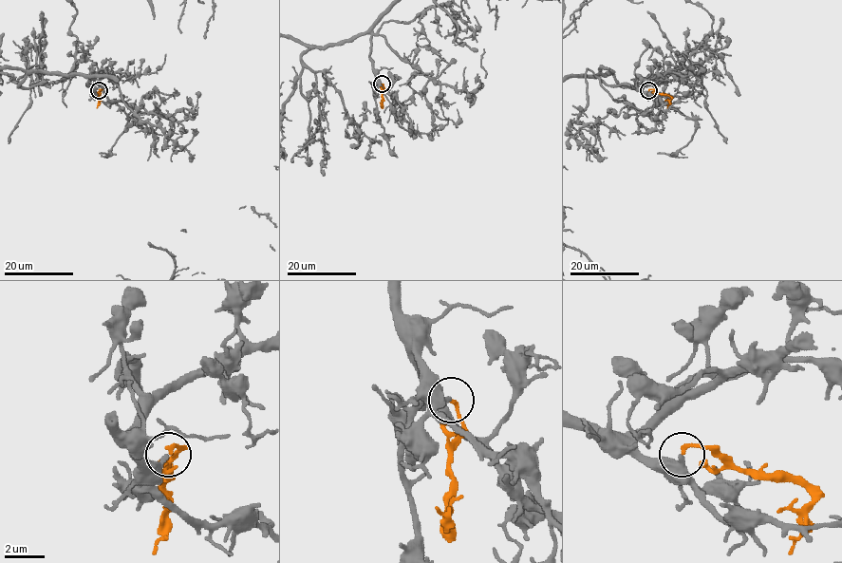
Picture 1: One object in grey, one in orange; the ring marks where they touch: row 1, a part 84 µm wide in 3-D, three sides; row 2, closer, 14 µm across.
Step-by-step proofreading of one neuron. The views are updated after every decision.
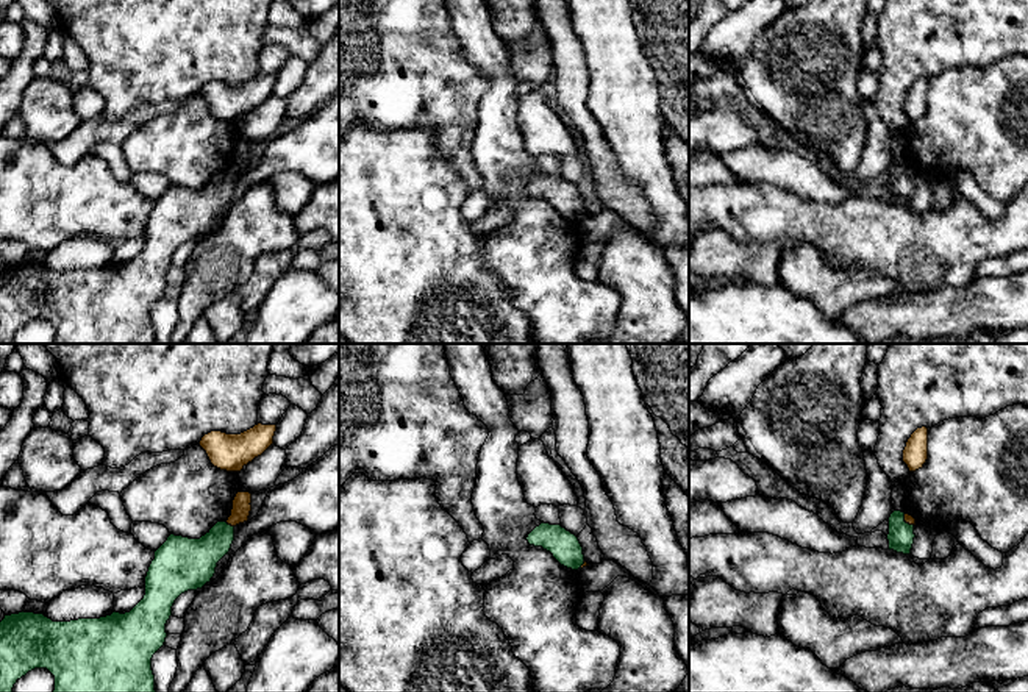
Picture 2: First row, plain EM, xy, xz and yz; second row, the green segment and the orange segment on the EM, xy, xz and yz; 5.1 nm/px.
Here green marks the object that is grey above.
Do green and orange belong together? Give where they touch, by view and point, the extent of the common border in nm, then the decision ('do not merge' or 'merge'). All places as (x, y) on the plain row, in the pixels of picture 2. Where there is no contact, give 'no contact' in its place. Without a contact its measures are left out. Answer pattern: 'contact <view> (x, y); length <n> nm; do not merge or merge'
contact xy (230, 175); length 50 nm; do not merge

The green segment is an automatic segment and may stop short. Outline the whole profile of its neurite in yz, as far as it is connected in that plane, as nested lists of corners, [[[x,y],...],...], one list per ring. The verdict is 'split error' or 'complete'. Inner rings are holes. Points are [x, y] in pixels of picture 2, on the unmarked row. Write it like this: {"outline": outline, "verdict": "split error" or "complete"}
{"outline": [[[894,161],[889,167],[889,200],[909,205],[914,194],[914,175],[905,172],[905,162]]], "verdict": "complete"}

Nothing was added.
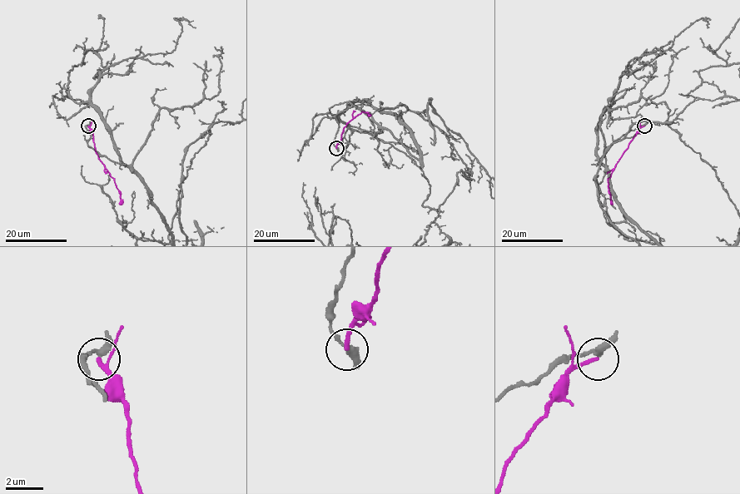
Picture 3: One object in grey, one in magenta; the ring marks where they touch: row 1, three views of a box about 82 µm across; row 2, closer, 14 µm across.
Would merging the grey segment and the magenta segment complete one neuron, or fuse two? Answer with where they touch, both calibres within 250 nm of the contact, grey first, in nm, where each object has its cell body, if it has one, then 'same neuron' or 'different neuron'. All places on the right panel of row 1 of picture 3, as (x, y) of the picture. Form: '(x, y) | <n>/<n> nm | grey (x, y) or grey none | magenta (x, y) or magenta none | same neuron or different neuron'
(644, 125) | 300/200 nm | grey none | magenta none | different neuron

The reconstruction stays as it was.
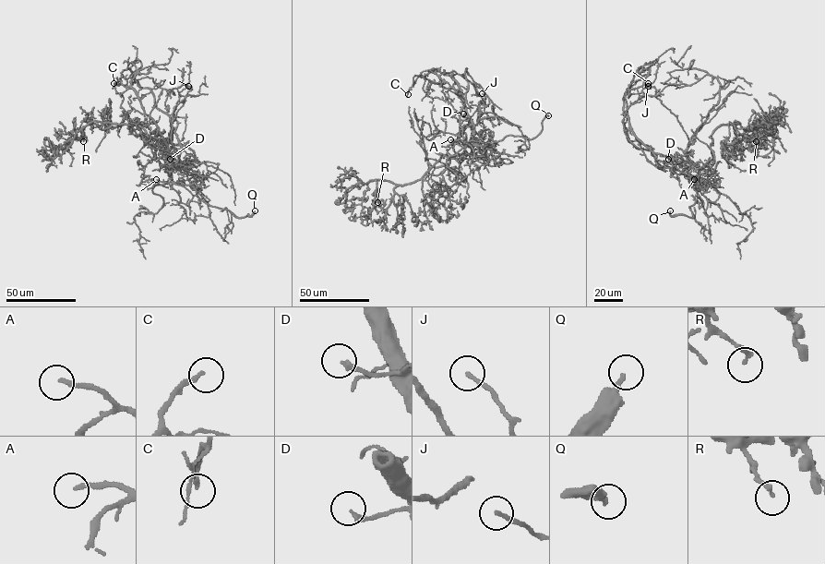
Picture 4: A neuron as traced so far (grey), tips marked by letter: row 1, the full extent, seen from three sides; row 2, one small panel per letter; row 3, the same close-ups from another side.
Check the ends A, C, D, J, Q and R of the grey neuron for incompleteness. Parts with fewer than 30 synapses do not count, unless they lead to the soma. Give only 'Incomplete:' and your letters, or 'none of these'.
Incomplete: A, Q

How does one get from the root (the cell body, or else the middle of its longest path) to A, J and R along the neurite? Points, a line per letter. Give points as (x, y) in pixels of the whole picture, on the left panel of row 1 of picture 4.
A: (178, 169), (172, 172), (171, 182), (156, 179)
J: (178, 169), (173, 169), (161, 157), (168, 152), (166, 147), (172, 123), (191, 90), (188, 86)
R: (178, 169), (194, 158), (193, 151), (184, 145), (149, 138), (137, 125), (89, 122), (82, 129), (83, 141)

